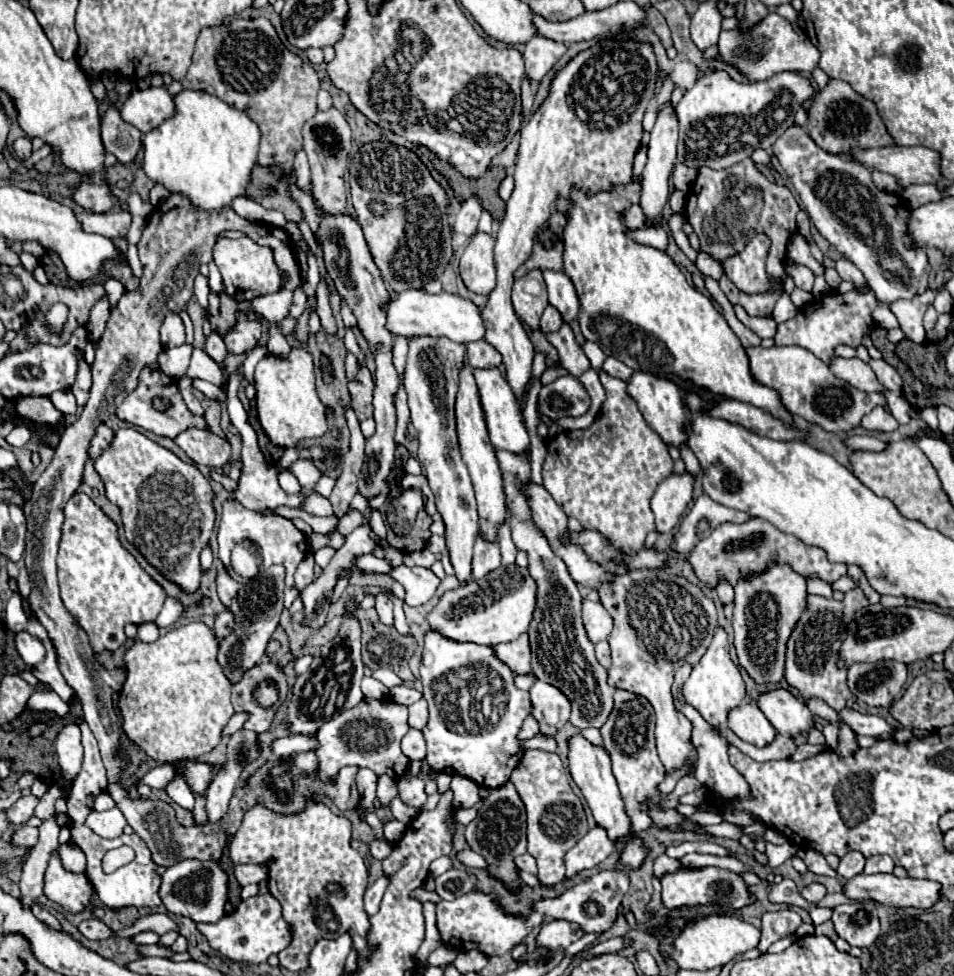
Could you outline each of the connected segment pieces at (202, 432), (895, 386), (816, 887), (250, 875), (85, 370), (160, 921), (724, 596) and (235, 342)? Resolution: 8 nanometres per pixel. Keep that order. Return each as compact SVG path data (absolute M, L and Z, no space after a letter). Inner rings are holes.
M186 429L174 441L196 465L222 469L230 461L230 443L208 429Z
M872 359L869 362L870 367L874 371L878 381L885 388L892 391L901 391L902 378L898 372L883 359Z
M812 883L812 885L808 885L808 887L802 889L802 897L806 901L810 901L810 903L818 903L824 895L826 895L826 889L820 883Z
M246 863L246 865L234 865L234 875L236 875L236 881L240 883L240 887L246 887L250 883L258 883L262 879L268 877L268 867L270 863L260 863L260 865L254 865L254 863Z
M80 355L80 367L78 367L78 375L76 375L76 381L74 381L74 385L72 385L72 393L76 395L78 405L86 405L90 385L92 385L92 379L90 379L90 367L86 365L84 357Z
M154 913L154 915L146 915L146 917L142 917L140 921L136 921L132 927L128 927L128 929L122 929L120 933L116 933L118 937L126 937L126 939L130 939L132 935L136 935L136 933L140 933L140 931L154 931L154 933L166 933L166 931L178 931L178 927L176 927L176 923L174 921L170 921L168 919L168 915L160 915L160 913Z
M720 581L720 583L718 583L716 593L718 593L718 597L720 597L722 605L732 603L732 599L734 599L734 587L732 587L730 583L726 583L726 581Z
M248 301L240 303L240 317L238 317L238 323L236 327L226 333L224 336L224 342L228 353L244 353L248 349L254 349L260 339L262 339L262 329L260 329L260 323L254 323L254 321L246 321L246 311L248 311Z

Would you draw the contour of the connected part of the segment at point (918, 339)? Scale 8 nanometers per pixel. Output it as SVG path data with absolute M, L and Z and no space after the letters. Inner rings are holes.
M926 291L922 295L918 295L916 299L910 301L894 301L890 303L890 311L898 317L900 329L904 333L906 339L914 341L914 343L924 343L924 327L922 327L922 317L928 309L928 305L932 305L934 301L934 291Z

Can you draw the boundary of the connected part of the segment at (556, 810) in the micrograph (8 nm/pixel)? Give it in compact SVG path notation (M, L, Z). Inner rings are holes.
M526 751L522 767L512 771L510 781L516 785L528 813L528 853L538 861L538 879L546 885L560 883L564 879L564 855L586 833L588 821L582 801L574 795L566 769L556 753Z

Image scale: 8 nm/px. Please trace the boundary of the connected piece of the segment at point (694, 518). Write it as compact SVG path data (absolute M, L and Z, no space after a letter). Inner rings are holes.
M700 495L694 503L694 507L690 509L690 513L686 515L686 519L682 521L680 529L674 533L674 541L672 541L672 551L676 551L678 555L688 557L690 551L694 549L694 545L708 537L712 533L712 529L716 529L720 523L724 521L732 521L732 523L742 523L750 519L748 513L742 511L734 511L730 507L724 507L716 501L712 501L708 495Z

